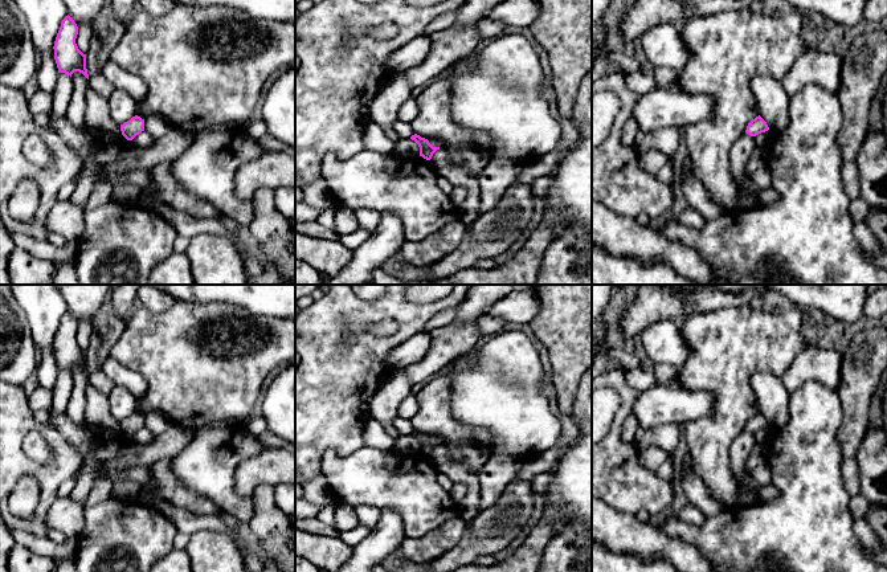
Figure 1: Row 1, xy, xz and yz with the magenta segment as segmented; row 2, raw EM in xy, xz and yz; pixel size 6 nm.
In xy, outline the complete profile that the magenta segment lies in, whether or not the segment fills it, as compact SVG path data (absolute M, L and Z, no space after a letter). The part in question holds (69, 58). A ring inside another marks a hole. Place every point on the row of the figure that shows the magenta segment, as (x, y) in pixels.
M68 15L60 26L54 41L54 60L58 73L65 73L71 77L74 72L82 73L87 79L86 54L83 54L77 44L78 26Z

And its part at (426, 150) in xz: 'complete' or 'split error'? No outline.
complete

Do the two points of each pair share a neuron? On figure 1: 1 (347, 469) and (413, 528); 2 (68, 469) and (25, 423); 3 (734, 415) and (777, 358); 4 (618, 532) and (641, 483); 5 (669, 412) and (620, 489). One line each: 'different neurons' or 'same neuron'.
1: same neuron
2: same neuron
3: same neuron
4: different neurons
5: different neurons

